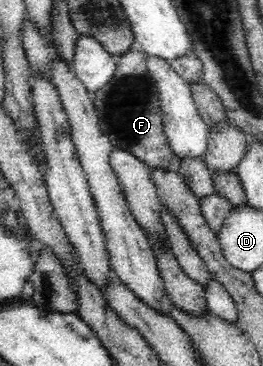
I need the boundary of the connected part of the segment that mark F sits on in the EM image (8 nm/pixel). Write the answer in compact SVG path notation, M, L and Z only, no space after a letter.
M133 49L119 56L113 78L92 95L96 114L114 148L123 147L131 151L149 167L178 172L180 160L168 145L162 122L160 94L147 68L145 56L144 52Z

